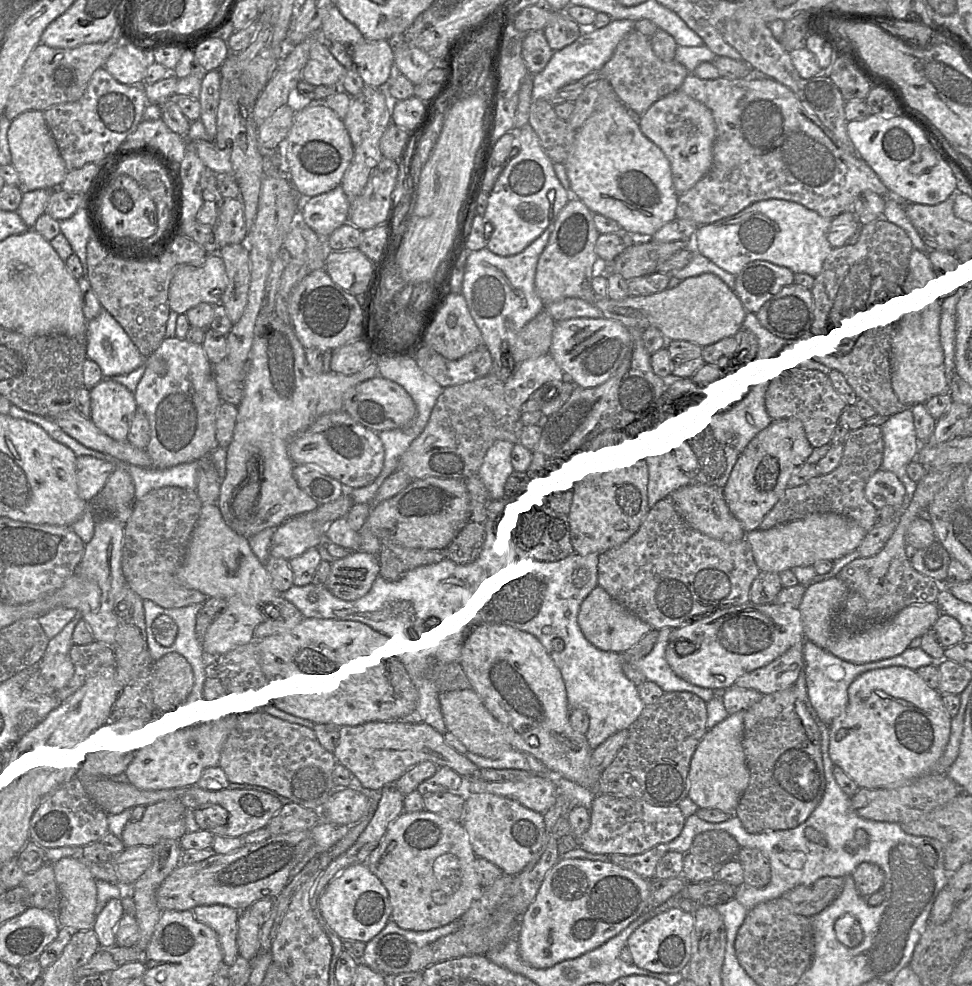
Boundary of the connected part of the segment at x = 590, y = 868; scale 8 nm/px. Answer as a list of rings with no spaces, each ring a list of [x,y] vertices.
[[[581,858],[558,860],[517,927],[524,963],[546,969],[591,951],[649,910],[650,880],[610,861]]]

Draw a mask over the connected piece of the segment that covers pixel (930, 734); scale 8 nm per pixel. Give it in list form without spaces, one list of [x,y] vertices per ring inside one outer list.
[[[906,667],[860,674],[848,687],[845,709],[829,725],[832,762],[865,789],[896,788],[935,772],[951,731],[942,696]]]

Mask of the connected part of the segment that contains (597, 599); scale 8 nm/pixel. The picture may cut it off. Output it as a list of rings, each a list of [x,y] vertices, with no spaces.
[[[599,581],[595,582],[583,596],[577,621],[583,635],[593,646],[616,653],[626,652],[652,629],[615,600]]]

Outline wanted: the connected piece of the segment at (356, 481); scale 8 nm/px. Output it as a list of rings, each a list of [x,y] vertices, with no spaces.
[[[345,411],[318,417],[304,432],[288,445],[294,464],[314,465],[339,481],[342,486],[357,489],[371,484],[381,473],[385,449],[378,433],[353,420]]]

